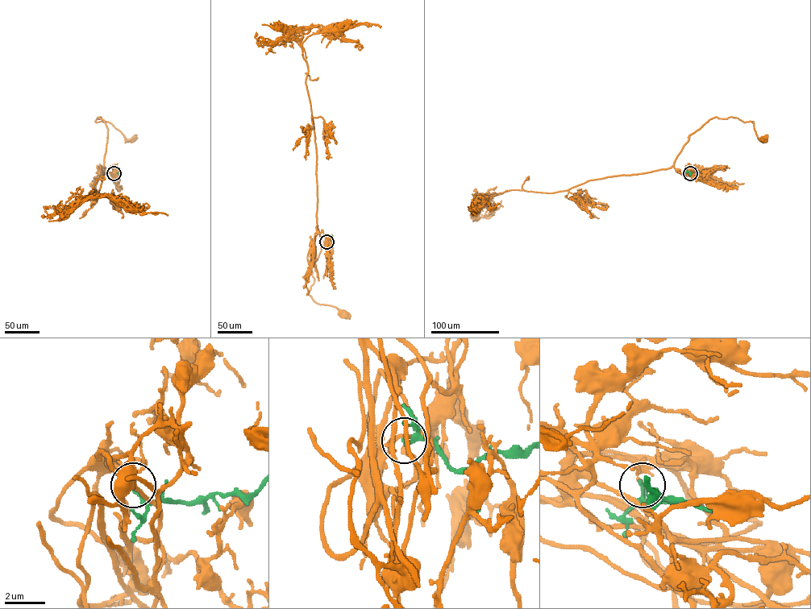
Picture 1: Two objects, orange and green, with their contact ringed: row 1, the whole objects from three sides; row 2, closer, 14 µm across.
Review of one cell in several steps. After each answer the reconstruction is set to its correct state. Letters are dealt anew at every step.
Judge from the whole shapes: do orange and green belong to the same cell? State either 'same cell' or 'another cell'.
another cell

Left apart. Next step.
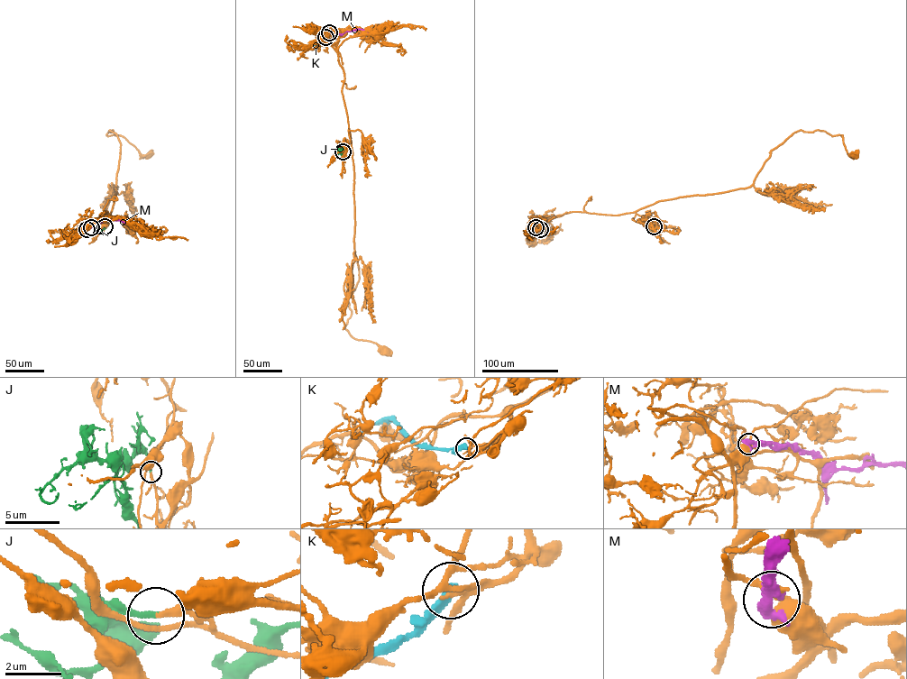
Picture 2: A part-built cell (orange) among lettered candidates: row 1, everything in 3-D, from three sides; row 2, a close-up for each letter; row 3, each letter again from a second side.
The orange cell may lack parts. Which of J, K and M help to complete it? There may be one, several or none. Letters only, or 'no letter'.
J

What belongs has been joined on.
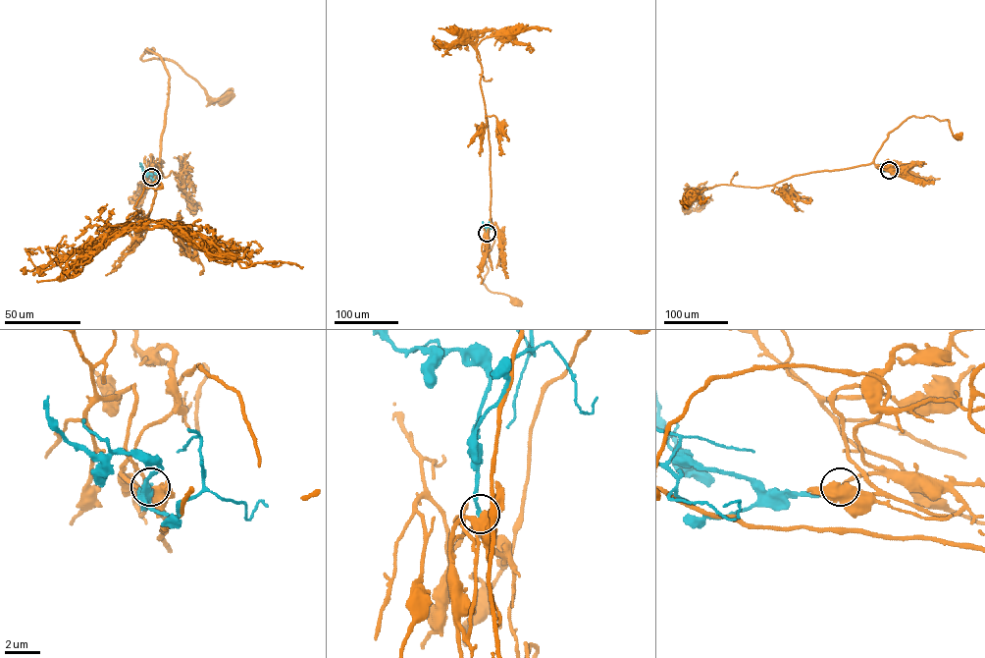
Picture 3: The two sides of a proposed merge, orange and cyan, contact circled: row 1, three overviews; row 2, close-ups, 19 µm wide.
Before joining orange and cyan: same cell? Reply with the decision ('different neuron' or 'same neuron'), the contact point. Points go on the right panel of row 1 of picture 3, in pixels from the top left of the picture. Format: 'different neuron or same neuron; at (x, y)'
different neuron; at (889, 170)

